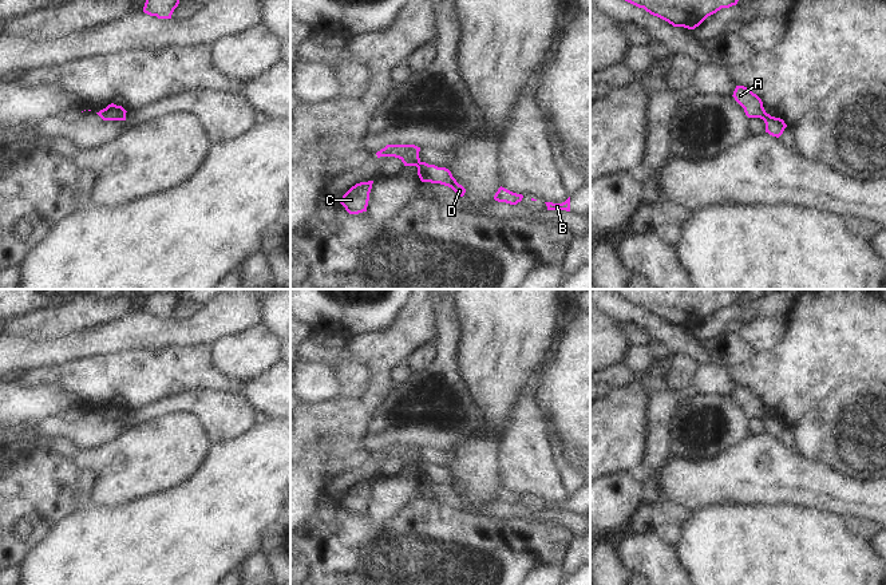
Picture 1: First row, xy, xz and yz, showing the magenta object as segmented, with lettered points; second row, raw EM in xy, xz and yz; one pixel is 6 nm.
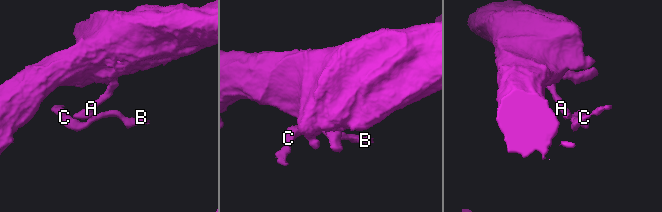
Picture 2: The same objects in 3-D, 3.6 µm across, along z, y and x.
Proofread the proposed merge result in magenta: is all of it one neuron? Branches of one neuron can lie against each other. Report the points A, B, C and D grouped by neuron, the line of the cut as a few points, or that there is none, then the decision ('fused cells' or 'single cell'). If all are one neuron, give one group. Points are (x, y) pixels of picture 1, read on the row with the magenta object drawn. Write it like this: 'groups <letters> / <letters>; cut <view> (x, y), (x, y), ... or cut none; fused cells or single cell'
groups A / B C D; cut xz (422, 162), (416, 166); fused cells

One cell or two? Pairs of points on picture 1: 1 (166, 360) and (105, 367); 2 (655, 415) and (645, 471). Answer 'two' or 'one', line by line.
1: one
2: one

